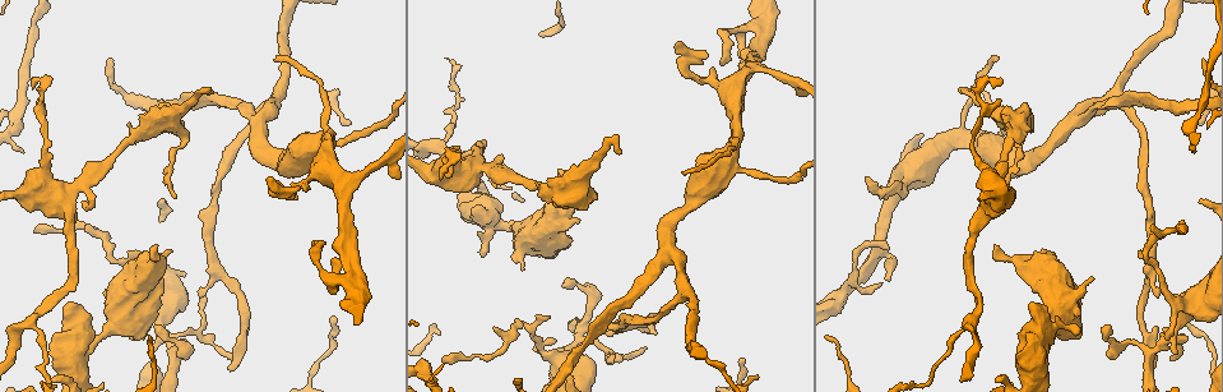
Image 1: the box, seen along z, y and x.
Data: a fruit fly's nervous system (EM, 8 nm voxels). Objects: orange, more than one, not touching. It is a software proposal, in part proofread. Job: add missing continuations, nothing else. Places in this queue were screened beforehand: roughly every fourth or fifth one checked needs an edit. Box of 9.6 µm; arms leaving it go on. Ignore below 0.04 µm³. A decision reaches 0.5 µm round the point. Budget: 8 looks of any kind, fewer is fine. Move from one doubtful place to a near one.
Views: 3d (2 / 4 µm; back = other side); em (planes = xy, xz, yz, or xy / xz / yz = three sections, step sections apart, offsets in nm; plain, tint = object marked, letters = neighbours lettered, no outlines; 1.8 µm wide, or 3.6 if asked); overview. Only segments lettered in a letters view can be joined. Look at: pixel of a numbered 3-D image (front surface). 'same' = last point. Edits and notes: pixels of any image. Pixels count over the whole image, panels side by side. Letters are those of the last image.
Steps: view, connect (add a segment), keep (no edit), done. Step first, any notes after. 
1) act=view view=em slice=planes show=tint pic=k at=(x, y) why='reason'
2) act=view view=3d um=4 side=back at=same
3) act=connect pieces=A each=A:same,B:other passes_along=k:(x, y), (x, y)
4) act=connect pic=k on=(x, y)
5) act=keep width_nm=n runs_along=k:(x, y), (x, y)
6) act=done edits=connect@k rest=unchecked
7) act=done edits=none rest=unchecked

act=view view=em slice=planes show=letters pic=1 at=(210, 87) why='an open end'

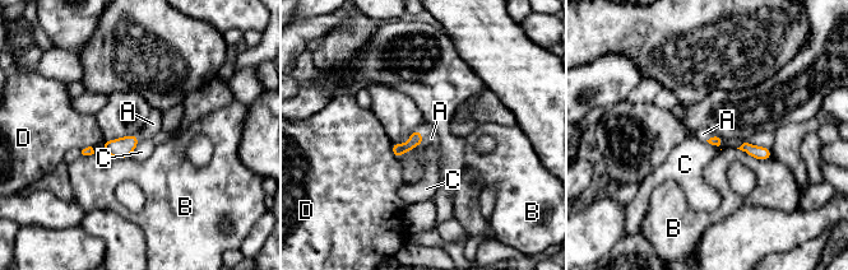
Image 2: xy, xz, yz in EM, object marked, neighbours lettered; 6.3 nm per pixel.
act=connect pieces=A each=A:same,B:other,C:other,D:other passes_along=2:(416, 138), (421, 136), (431, 138) found='the neuron continues'

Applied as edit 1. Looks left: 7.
act=view view=3d um=2 pic=1 at=(229, 369) why='branch stops here'

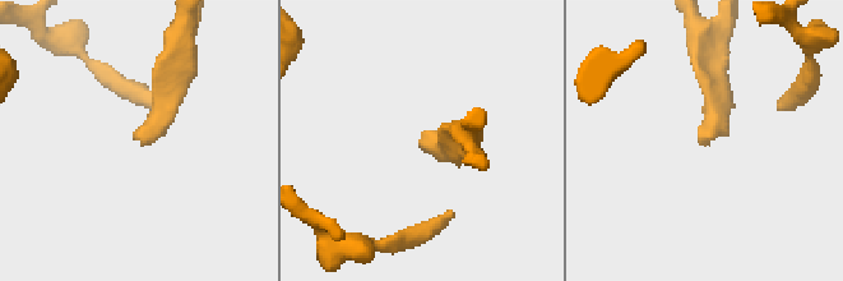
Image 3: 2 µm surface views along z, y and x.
act=view view=em slice=planes show=tint pic=3 at=(422, 143) why='need the tissue'

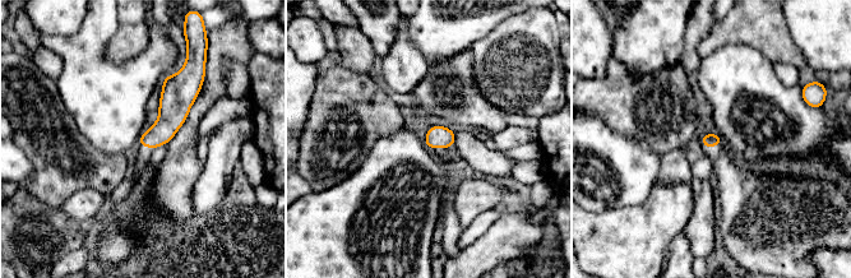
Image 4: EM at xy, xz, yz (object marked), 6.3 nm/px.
act=view view=em slice=planes show=letters at=same why='what lies round it'

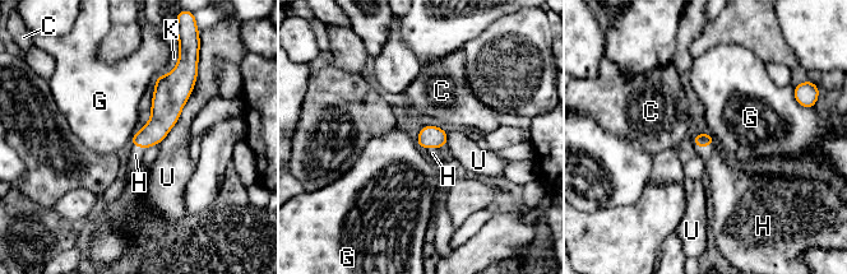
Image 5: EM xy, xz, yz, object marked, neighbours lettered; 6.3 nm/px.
act=connect pieces=H each=C:other,G:other,H:same,K:other,U:other passes_along=5:(699, 139), (704, 145), (726, 179) found='the neuron continues'

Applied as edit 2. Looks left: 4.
act=view view=overview

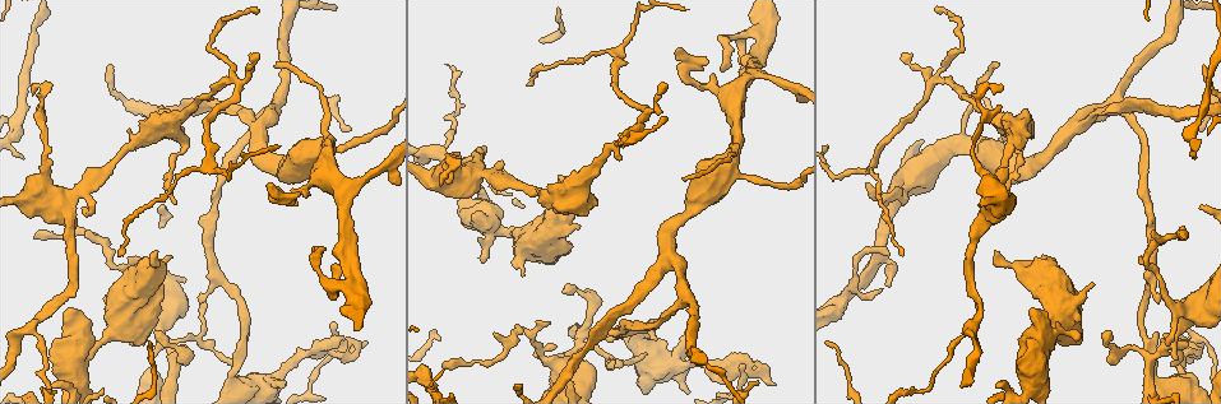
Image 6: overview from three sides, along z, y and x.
act=view view=em um=3.6 slice=yz step=16 show=tint pic=6 at=(861, 279) why='sharp bend'

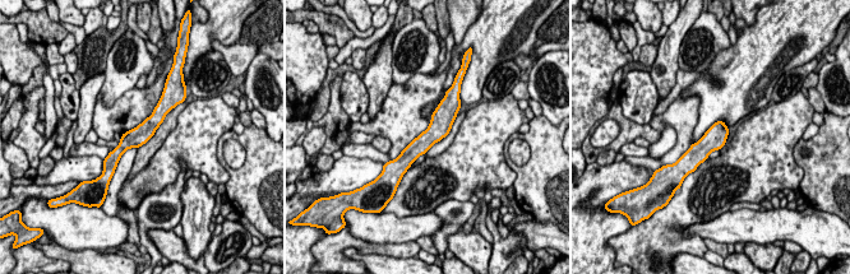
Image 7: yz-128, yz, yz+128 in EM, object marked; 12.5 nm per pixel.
act=view view=em um=3.6 slice=planes show=letters at=same why='cut it another way'

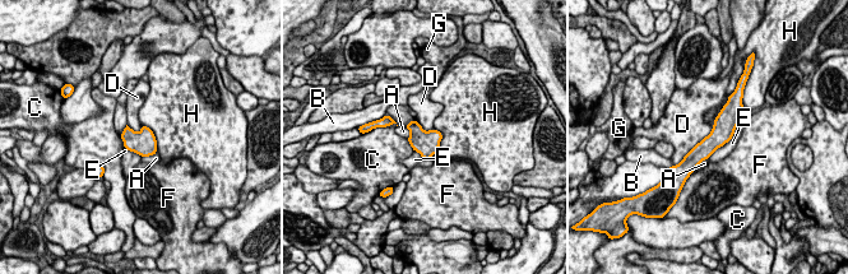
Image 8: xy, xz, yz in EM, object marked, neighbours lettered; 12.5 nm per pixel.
act=keep width_nm=260 each=A:other,B:other,C:other,D:other,E:other,F:other,G:other,H:other runs_along=8:(733, 111), (723, 130), (687, 167) found='none of them fits'

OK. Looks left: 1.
act=done edits=connect@2,connect@5 rest=unchecked

